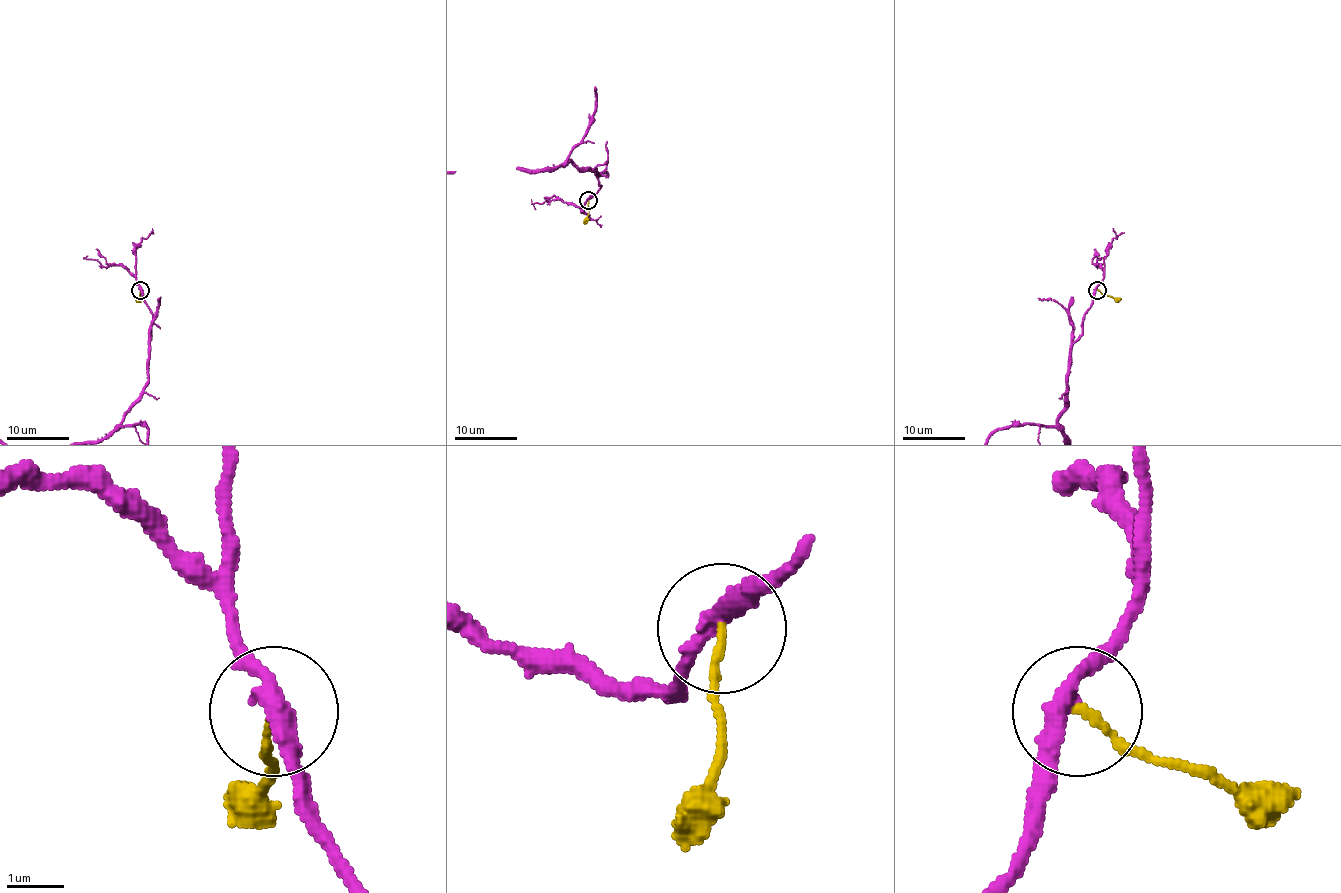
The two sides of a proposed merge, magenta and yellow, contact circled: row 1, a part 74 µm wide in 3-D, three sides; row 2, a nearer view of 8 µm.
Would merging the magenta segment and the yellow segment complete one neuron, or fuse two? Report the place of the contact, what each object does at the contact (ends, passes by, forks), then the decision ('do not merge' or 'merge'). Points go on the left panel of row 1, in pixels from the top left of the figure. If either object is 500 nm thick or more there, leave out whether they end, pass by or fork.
at (140, 290); magenta passes by; yellow ends there; merge

